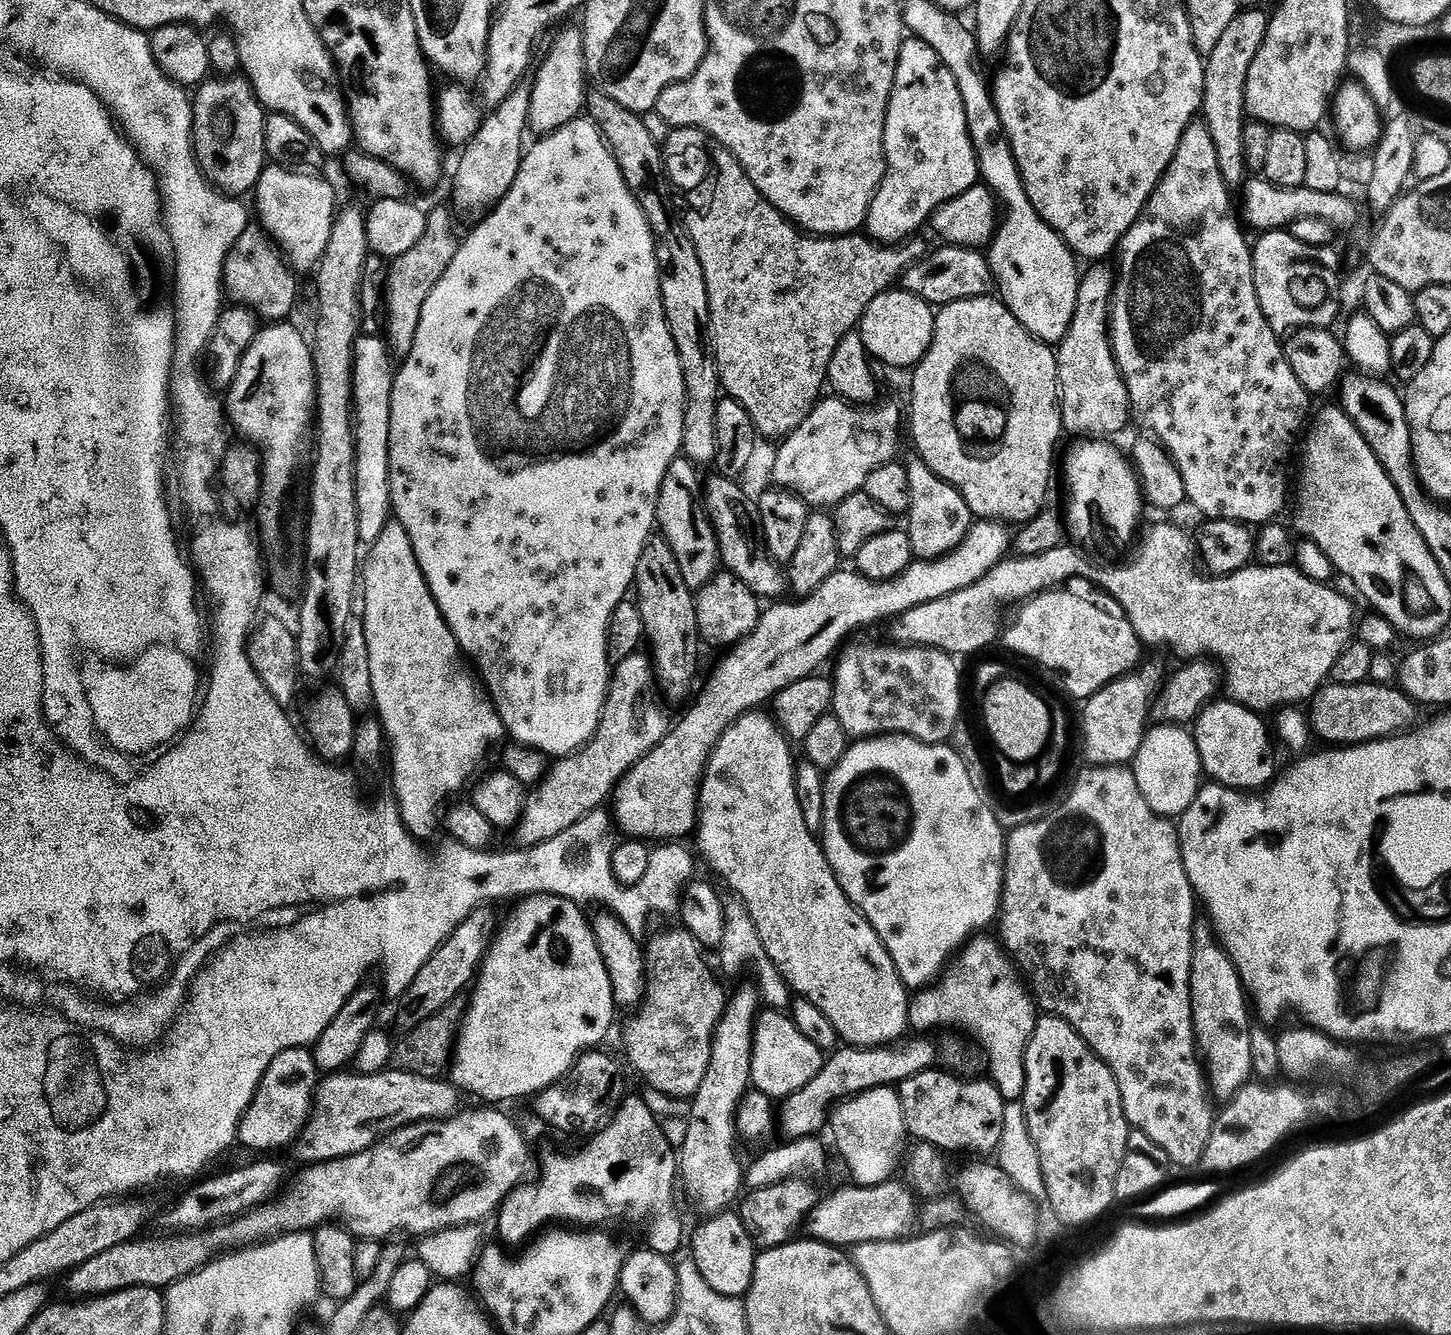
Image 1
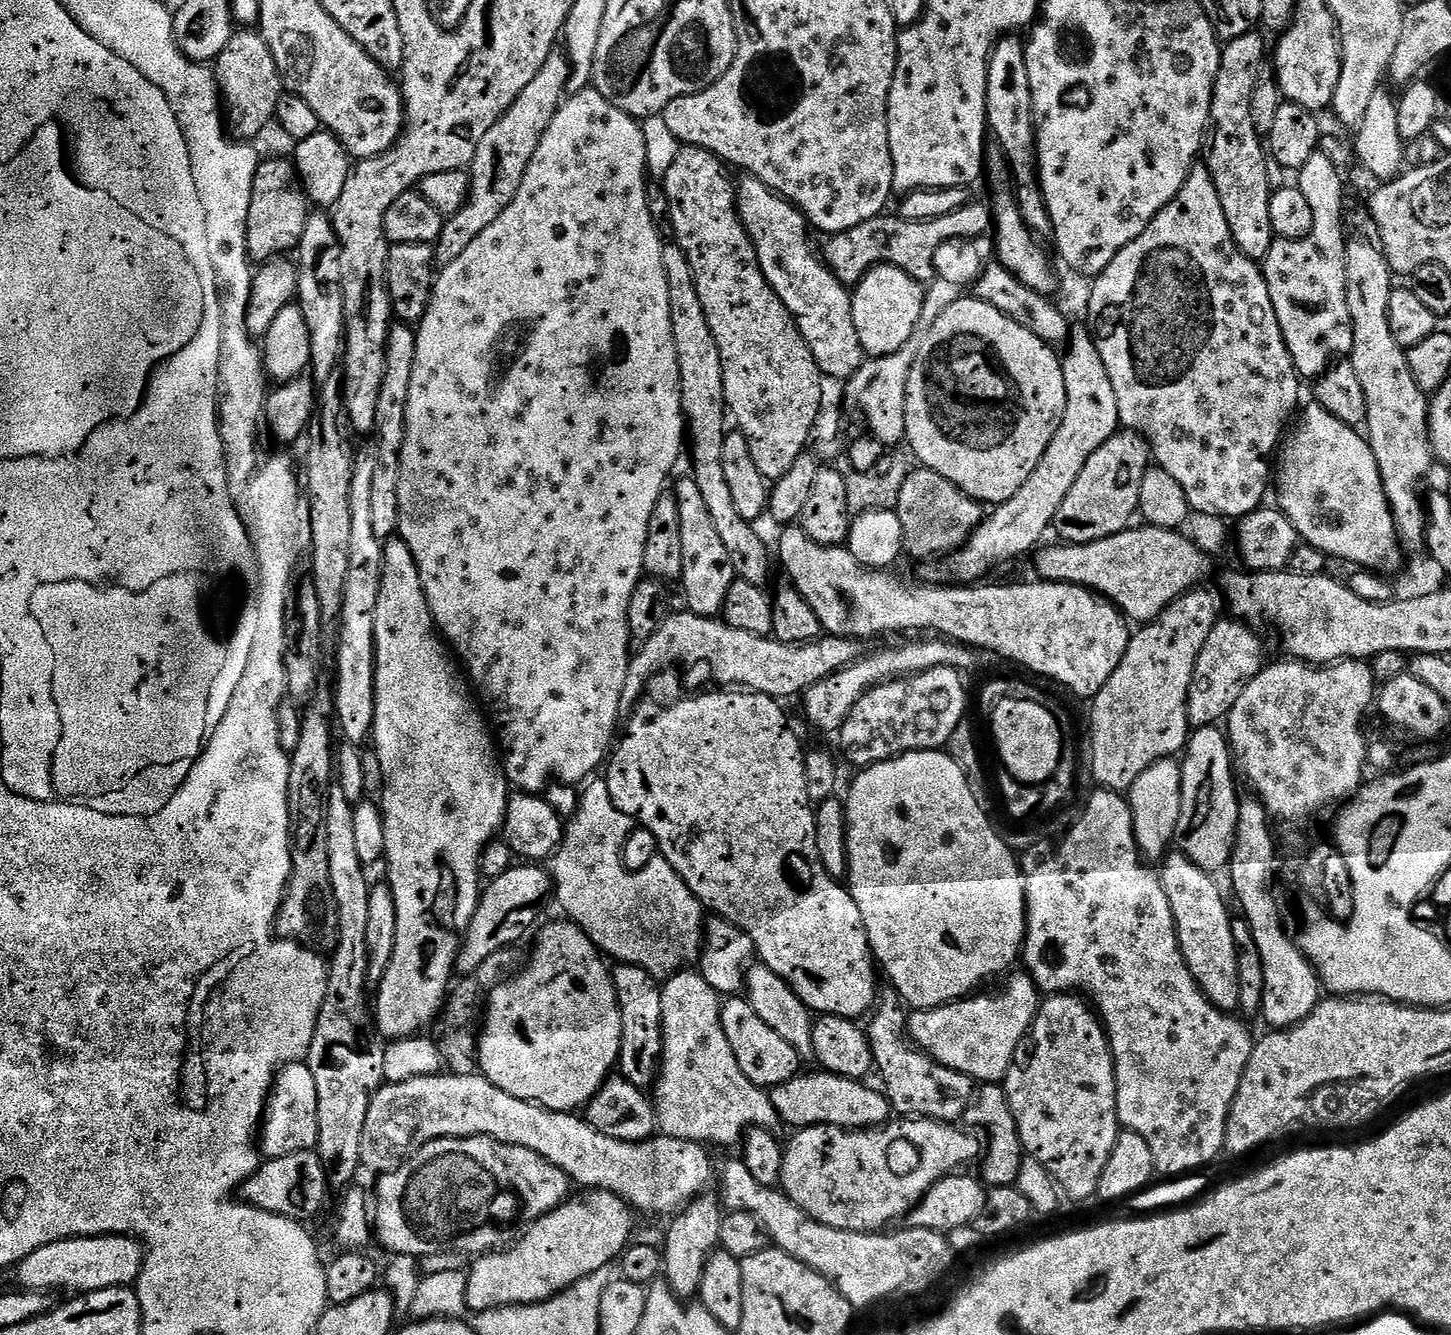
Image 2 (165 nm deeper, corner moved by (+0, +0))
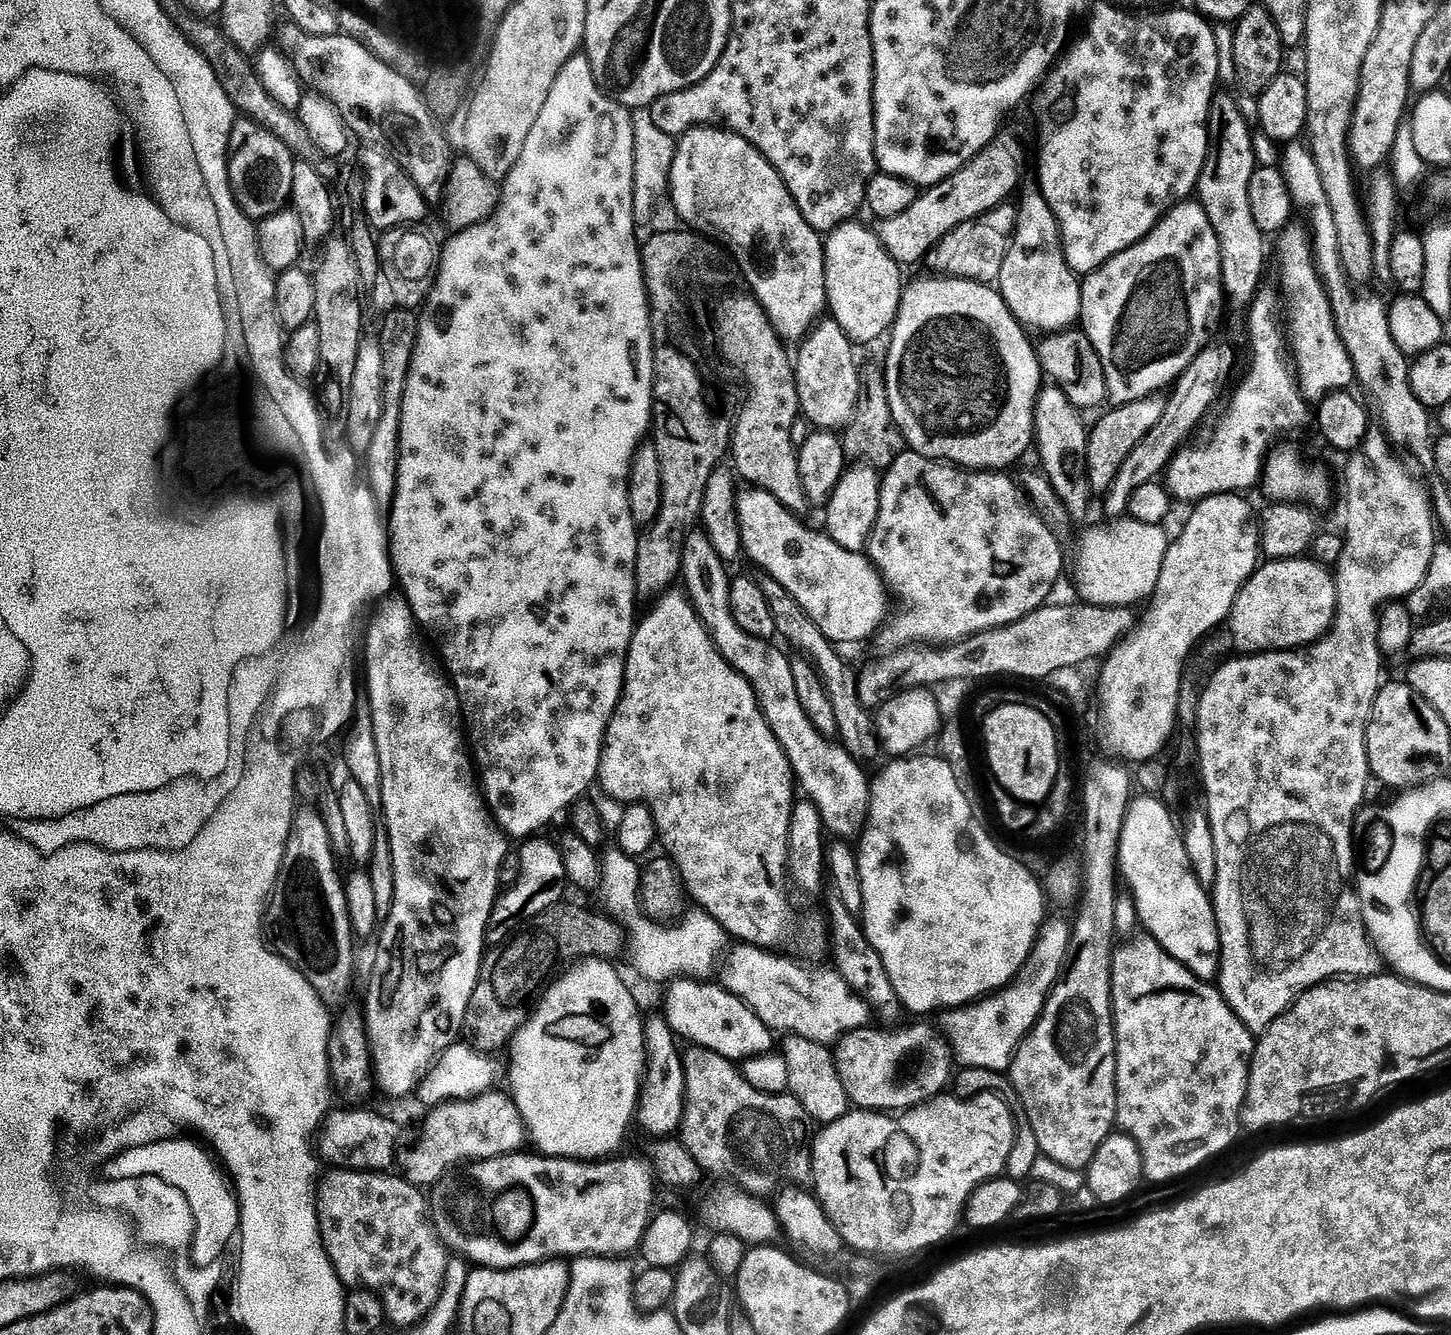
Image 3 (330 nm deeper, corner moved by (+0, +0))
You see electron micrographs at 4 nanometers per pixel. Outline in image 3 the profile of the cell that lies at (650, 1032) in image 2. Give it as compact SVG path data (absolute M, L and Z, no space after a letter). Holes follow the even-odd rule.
M663 1019L645 1023L644 1050L646 1071L640 1090L640 1102L634 1117L637 1125L649 1128L656 1138L672 1138L679 1133L684 1123L684 1101L688 1098L688 1087L684 1077L684 1058L681 1049L676 1049L678 1037L666 1026Z

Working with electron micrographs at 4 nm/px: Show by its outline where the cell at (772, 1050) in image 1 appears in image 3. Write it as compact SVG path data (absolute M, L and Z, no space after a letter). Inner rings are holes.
M681 978L667 985L668 993L664 996L664 1006L668 1010L667 1025L676 1033L677 1037L684 1036L695 1047L706 1048L718 1052L733 1062L747 1062L753 1058L769 1055L773 1051L772 1037L774 1032L759 1020L755 1013L736 996L724 990L719 983L700 983L695 980Z

